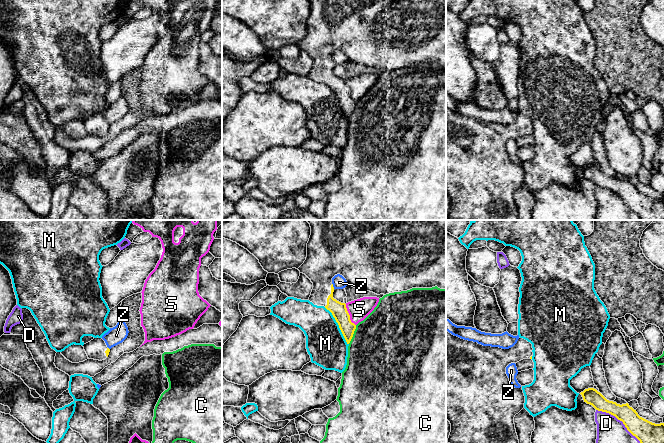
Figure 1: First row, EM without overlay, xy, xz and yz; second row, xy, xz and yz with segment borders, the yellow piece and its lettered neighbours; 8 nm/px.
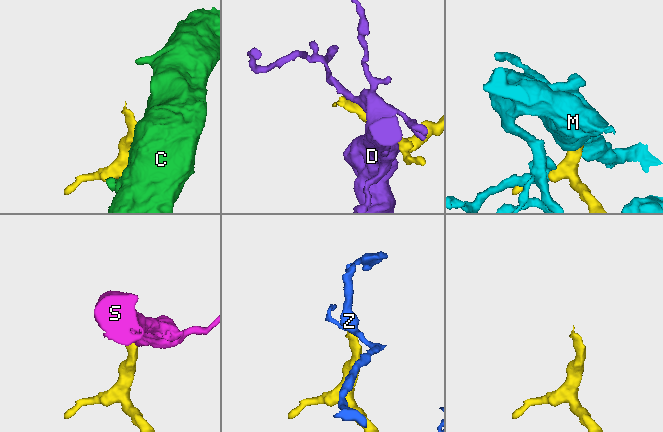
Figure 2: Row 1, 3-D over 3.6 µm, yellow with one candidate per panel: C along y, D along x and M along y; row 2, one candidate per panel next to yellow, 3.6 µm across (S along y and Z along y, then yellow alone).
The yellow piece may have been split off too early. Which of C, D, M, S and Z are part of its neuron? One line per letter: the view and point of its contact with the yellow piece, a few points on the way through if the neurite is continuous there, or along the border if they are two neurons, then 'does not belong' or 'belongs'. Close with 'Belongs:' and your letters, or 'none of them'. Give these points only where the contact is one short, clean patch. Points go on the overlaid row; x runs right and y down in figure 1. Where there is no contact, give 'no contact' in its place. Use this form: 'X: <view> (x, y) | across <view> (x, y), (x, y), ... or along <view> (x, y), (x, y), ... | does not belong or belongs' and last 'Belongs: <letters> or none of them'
C: xz (353, 333) | does not belong
D: yz (620, 420) | does not belong
M: xz (338, 324) | does not belong
S: xz (349, 315) | along xz (345, 304), (349, 318), (355, 325) | does not belong
Z: xz (332, 286) | along xz (332, 283), (334, 288) | does not belong
Belongs: none of them

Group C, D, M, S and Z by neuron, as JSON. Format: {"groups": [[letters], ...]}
{"groups": [["C"], ["D"], ["M"], ["S"], ["Z"]]}

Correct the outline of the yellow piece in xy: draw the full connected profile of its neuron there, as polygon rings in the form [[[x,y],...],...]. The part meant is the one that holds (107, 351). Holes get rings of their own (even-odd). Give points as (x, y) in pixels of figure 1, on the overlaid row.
[[[98,337],[84,344],[83,347],[89,359],[99,361],[105,360],[110,352],[105,341]]]

